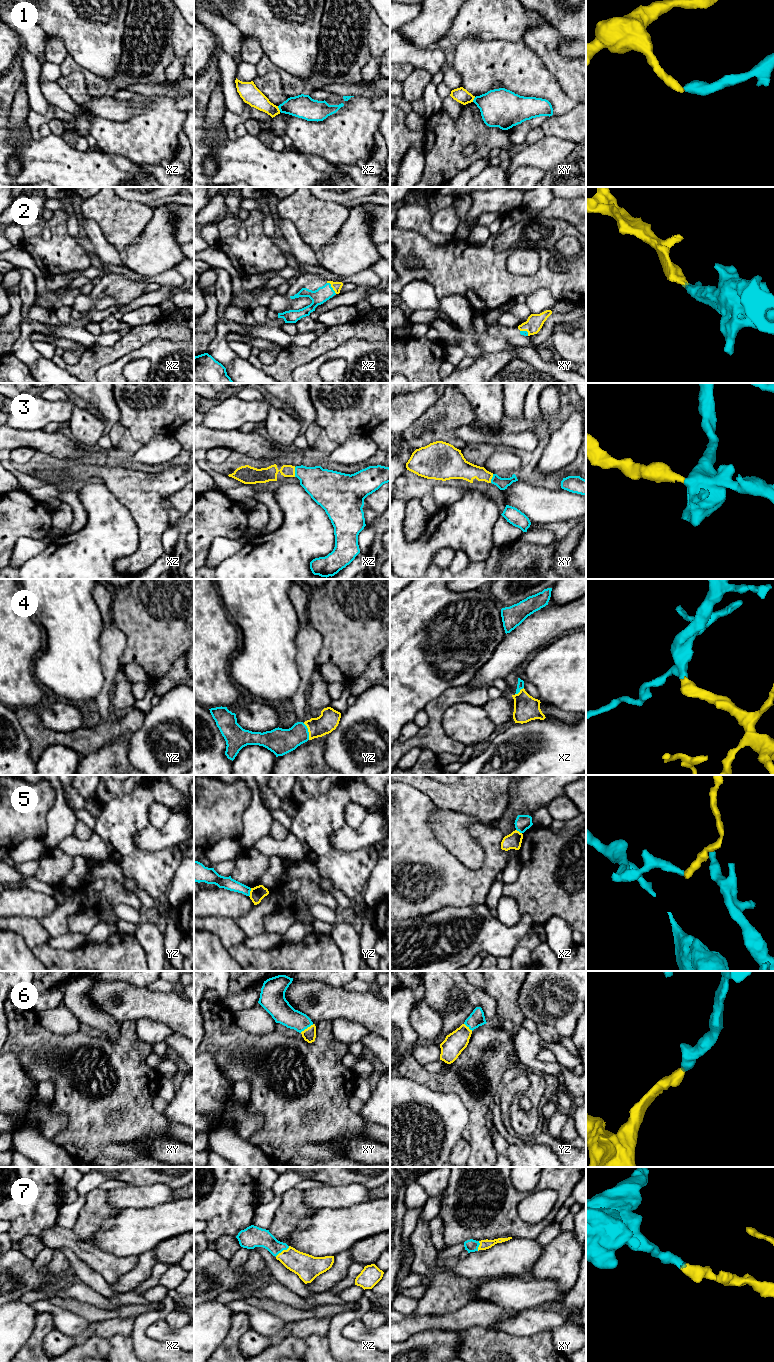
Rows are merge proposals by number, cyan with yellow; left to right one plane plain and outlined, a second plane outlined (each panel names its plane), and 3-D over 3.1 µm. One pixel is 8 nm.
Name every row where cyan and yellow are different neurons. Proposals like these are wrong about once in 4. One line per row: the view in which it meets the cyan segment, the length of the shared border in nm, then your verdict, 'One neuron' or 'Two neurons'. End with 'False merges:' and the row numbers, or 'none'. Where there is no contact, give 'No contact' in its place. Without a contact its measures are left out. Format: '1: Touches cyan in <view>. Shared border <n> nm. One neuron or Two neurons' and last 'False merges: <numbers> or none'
1: Touches cyan in xz. Shared border 50 nm. Two neurons
2: Touches cyan in xz. Shared border 120 nm. One neuron
3: Touches cyan in xz. Shared border 80 nm. One neuron
4: Touches cyan in yz. Shared border 140 nm. One neuron
5: Touches cyan in yz. Shared border 70 nm. Two neurons
6: Touches cyan in xy. Shared border 130 nm. One neuron
7: Touches cyan in xz. Shared border 150 nm. One neuron
False merges: 1, 5

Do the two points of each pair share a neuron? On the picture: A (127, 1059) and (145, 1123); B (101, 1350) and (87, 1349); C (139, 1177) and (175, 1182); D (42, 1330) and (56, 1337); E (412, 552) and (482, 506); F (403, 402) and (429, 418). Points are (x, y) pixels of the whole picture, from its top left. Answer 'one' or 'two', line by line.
A: one
B: one
C: one
D: two
E: one
F: two

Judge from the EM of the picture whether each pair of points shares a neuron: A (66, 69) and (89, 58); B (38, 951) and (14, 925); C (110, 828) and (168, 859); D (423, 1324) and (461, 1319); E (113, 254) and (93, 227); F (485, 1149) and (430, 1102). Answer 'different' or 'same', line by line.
A: different
B: different
C: same
D: same
E: same
F: different

